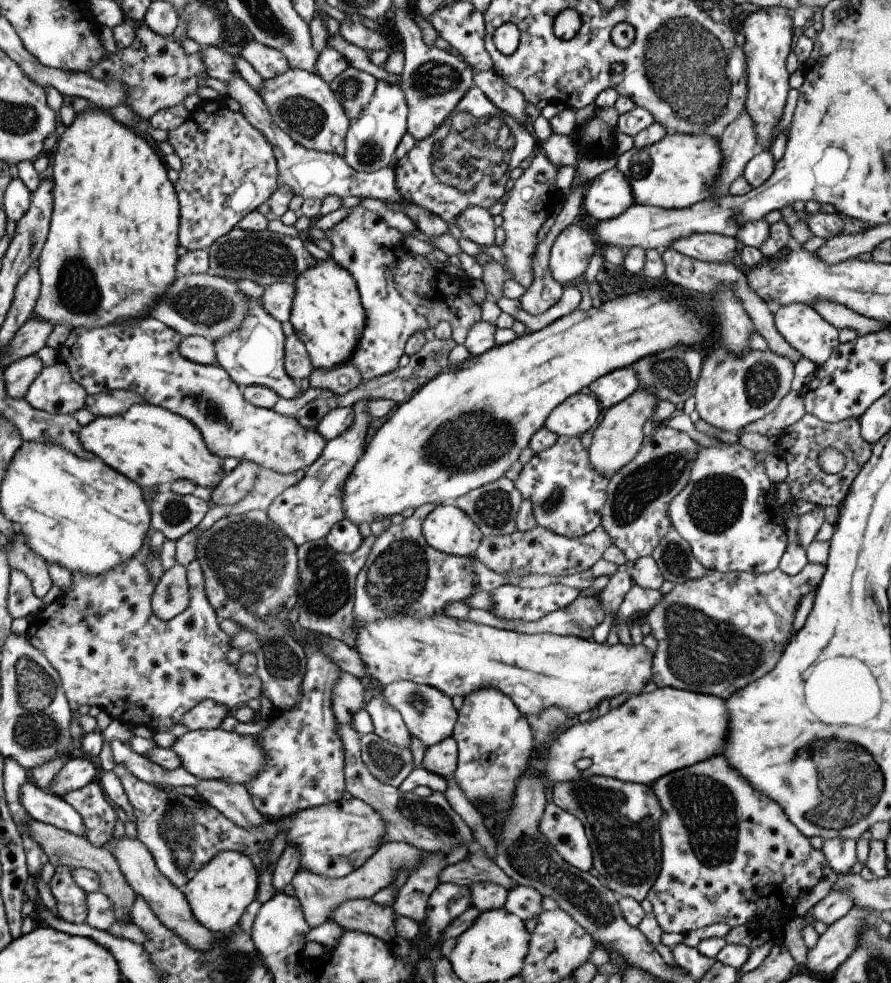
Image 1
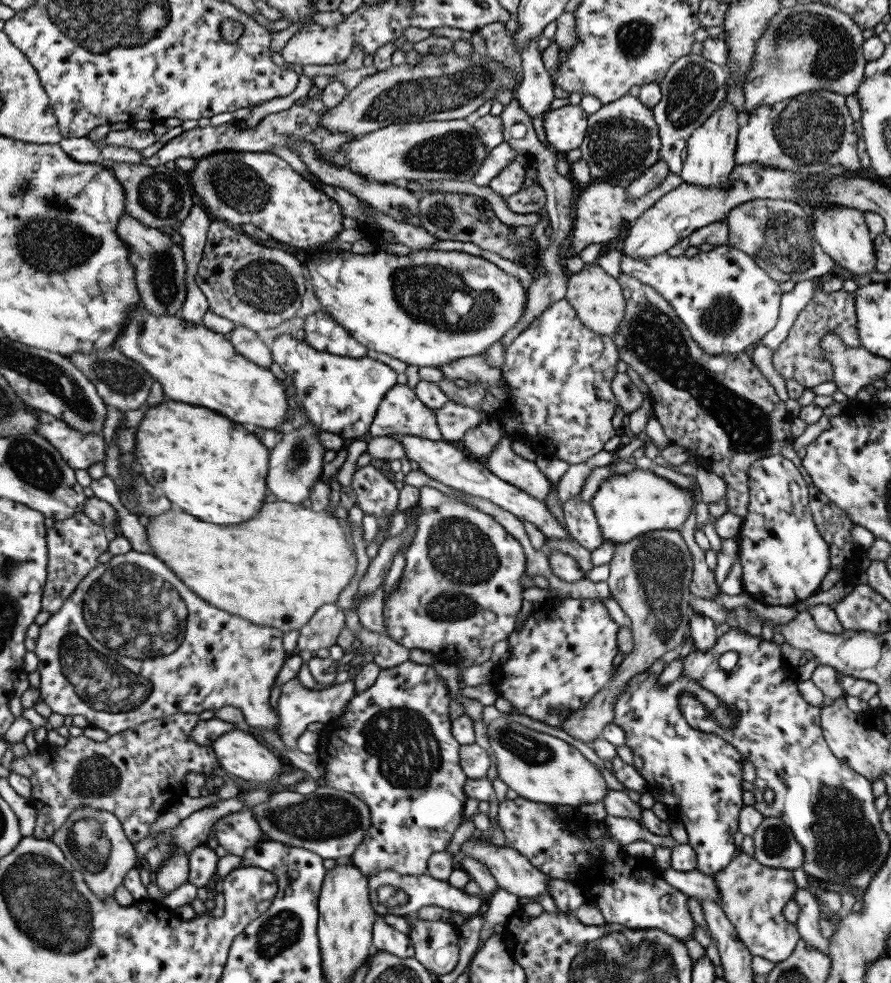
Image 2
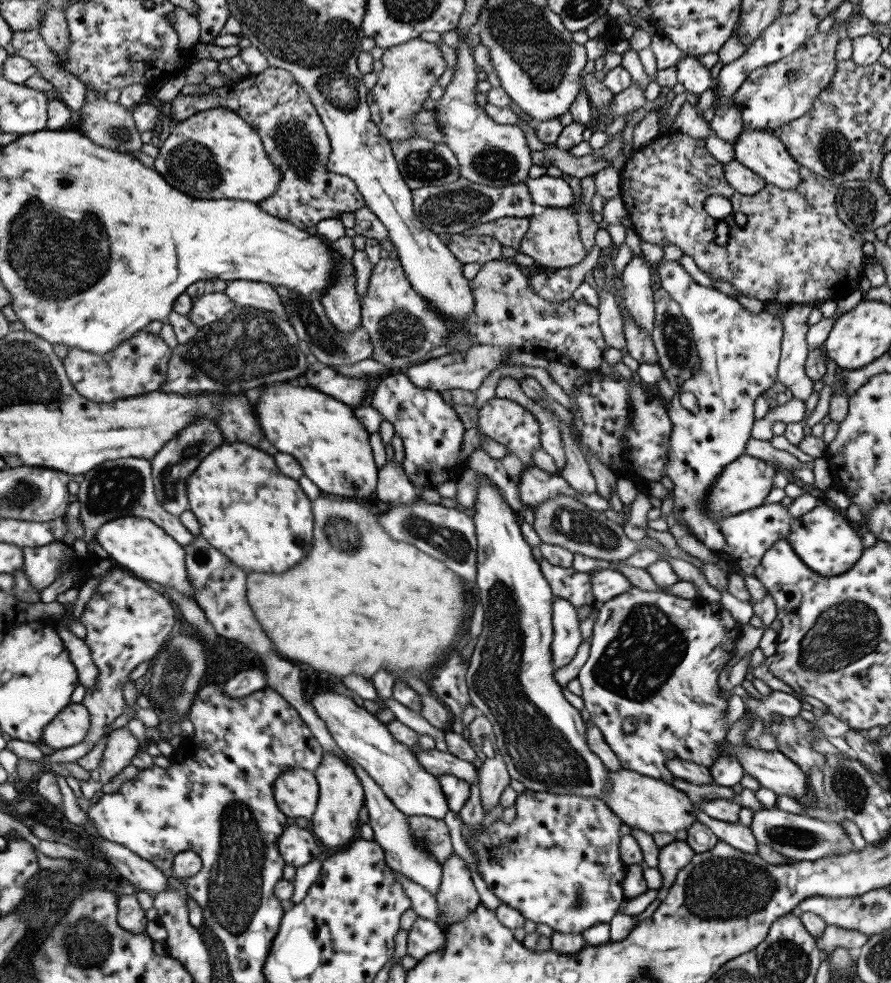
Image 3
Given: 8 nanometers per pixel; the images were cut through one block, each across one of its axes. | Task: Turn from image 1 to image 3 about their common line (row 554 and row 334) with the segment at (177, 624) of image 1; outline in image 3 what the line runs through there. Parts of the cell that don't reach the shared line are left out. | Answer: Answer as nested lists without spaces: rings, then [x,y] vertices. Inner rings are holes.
[[[139,330],[123,344],[98,355],[77,348],[68,349],[61,360],[66,377],[77,394],[93,403],[111,403],[156,391],[166,381],[166,366],[170,349],[157,335]]]

